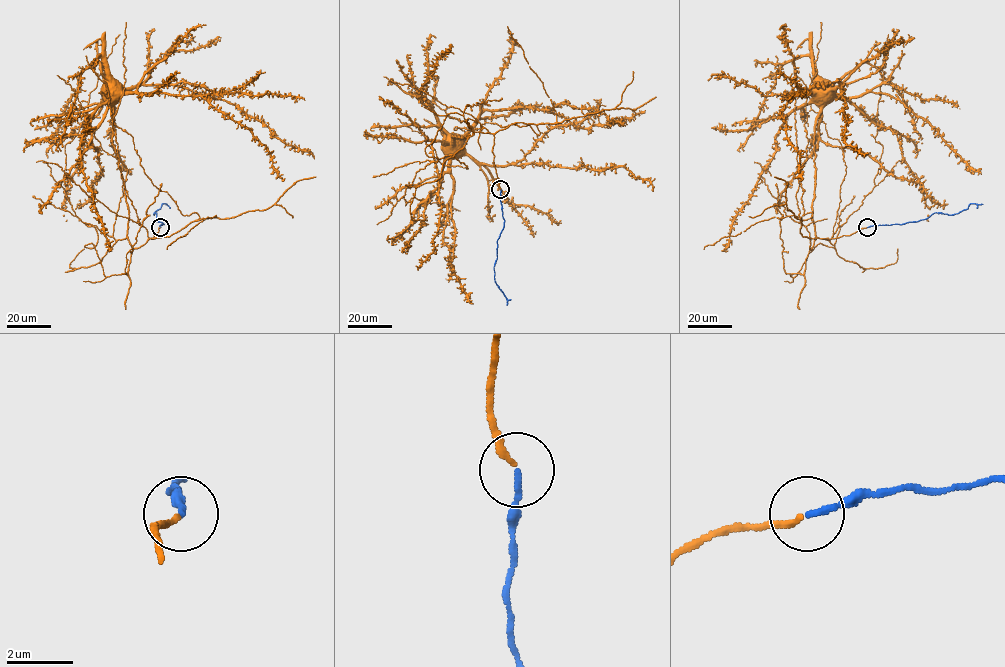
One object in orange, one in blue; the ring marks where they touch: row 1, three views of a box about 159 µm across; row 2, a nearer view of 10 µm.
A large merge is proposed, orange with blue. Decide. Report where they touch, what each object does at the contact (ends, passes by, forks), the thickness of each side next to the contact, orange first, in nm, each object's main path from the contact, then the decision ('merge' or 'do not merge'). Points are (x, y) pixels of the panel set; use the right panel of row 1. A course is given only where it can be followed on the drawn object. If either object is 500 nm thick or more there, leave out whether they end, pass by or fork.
(867, 227) | orange ends | blue ends | 190/180 nm | orange via (866, 227), (830, 239), (811, 238), (809, 248), (815, 236), (813, 144), (820, 110), (811, 99), (814, 88) | blue via (867, 227), (918, 221), (934, 213), (957, 214), (971, 203), (983, 204) | merge

